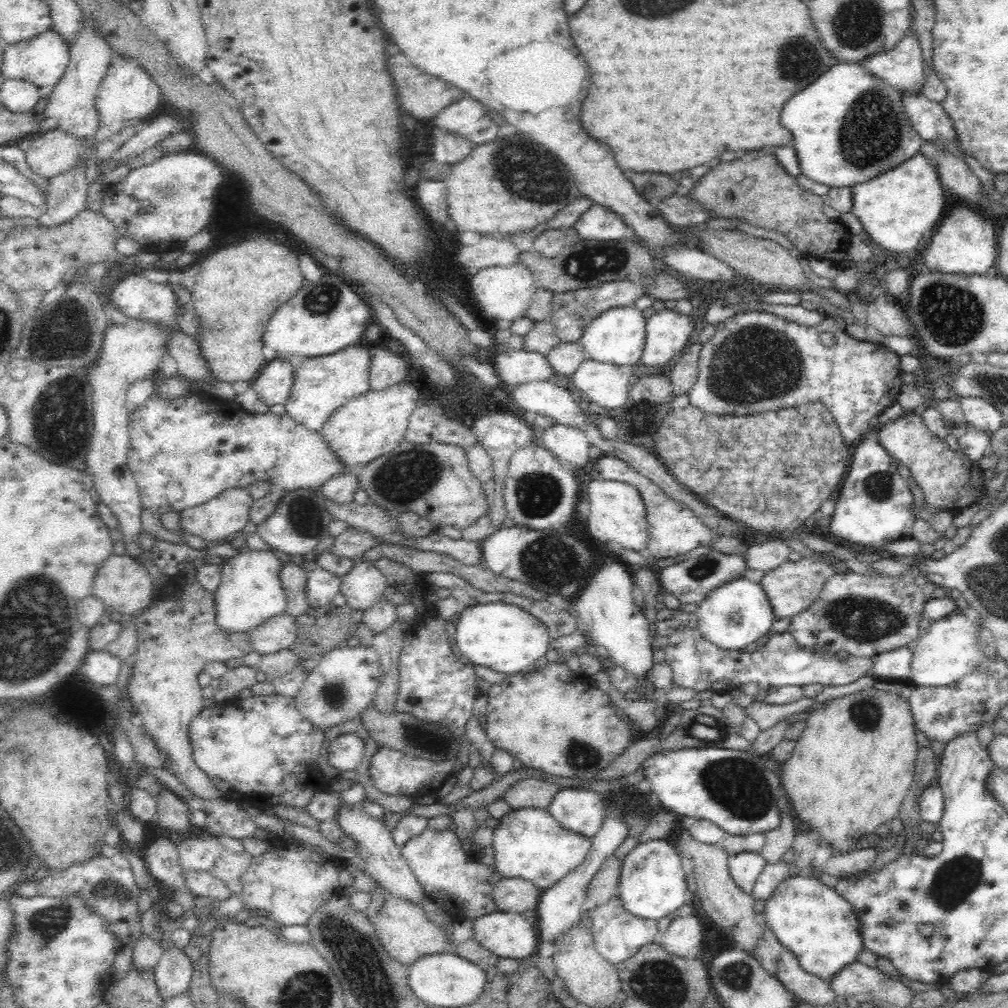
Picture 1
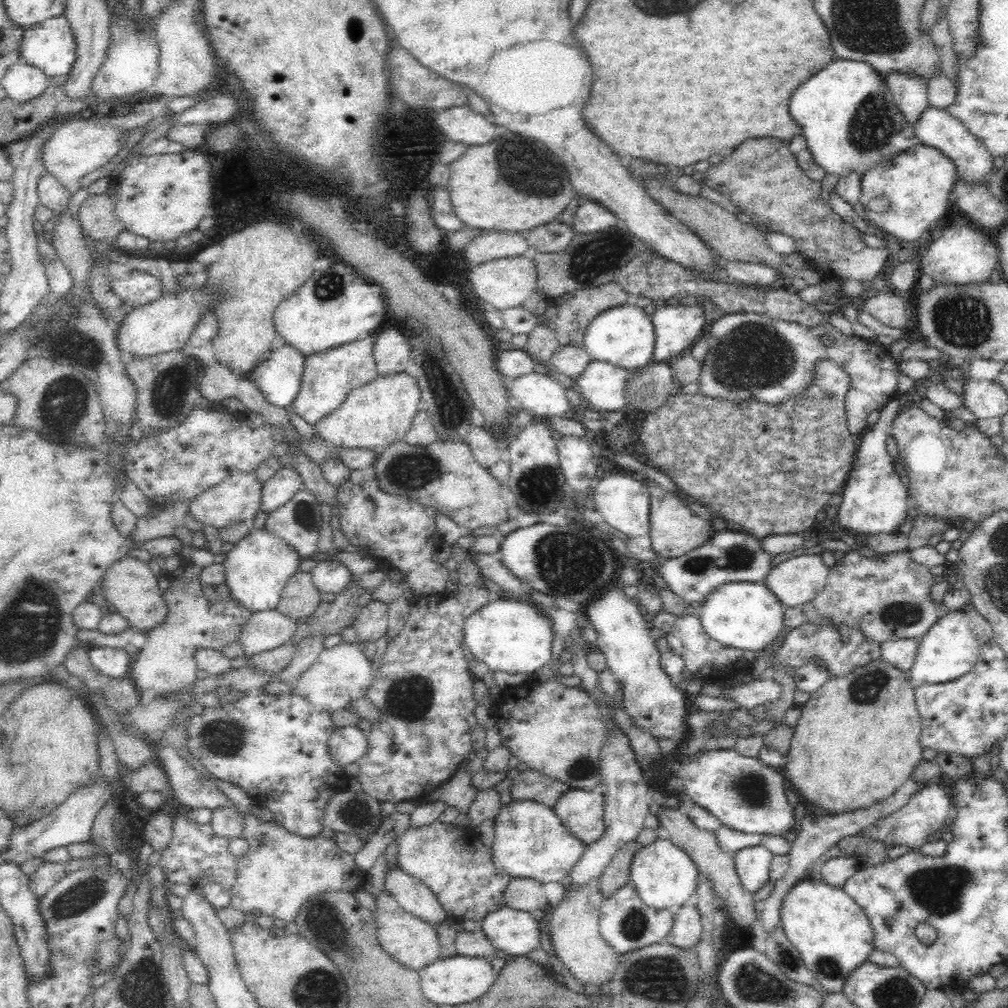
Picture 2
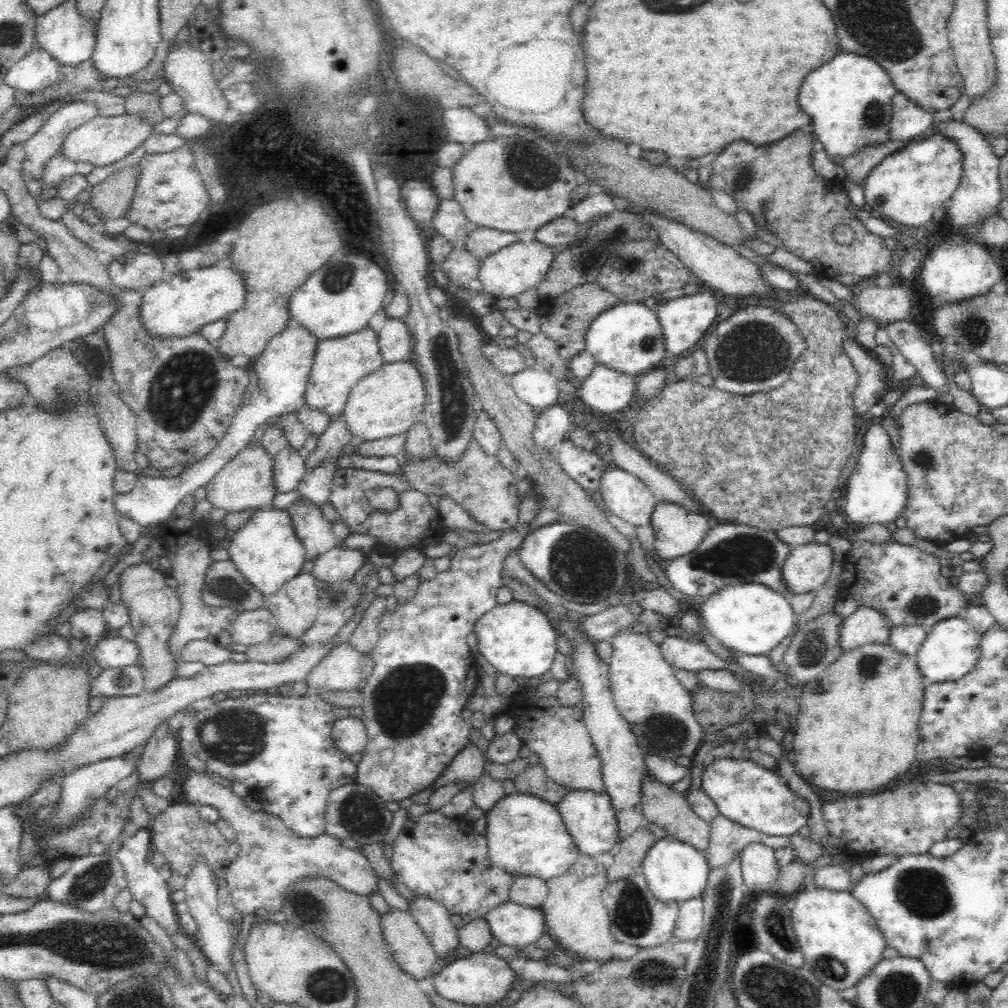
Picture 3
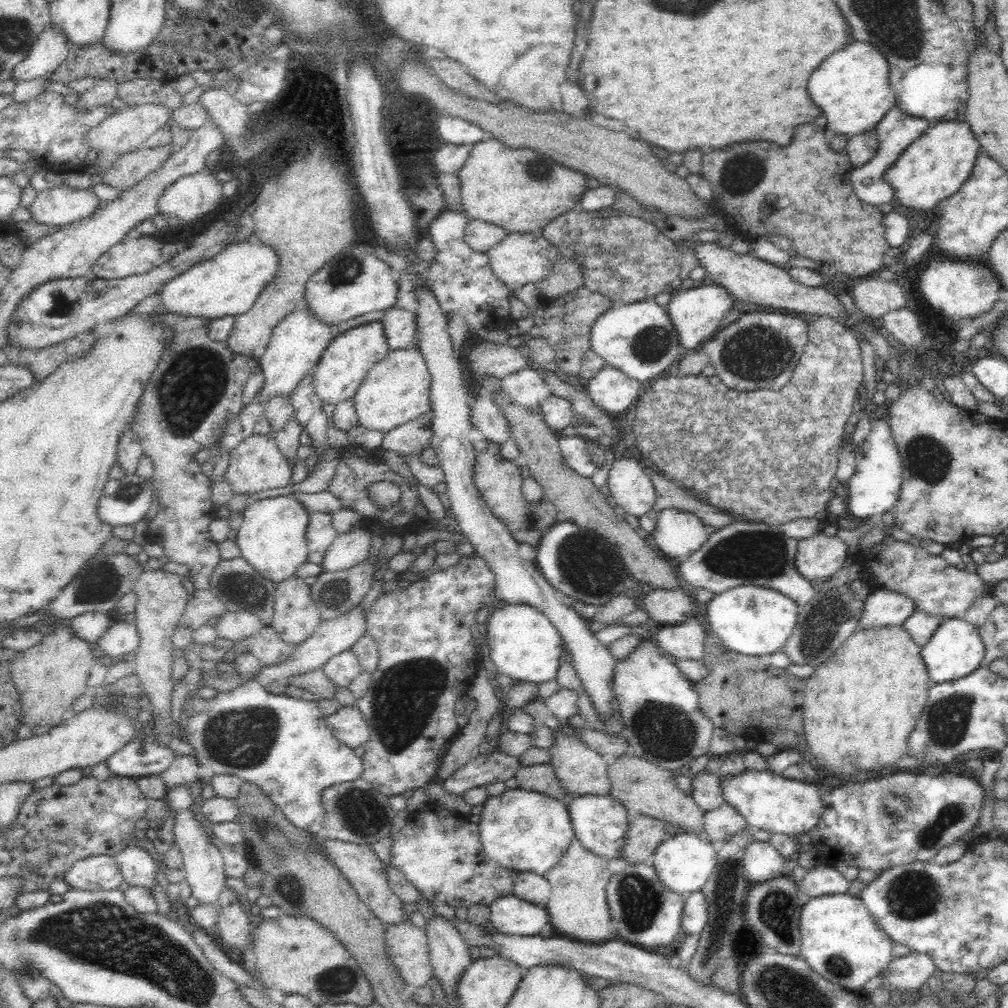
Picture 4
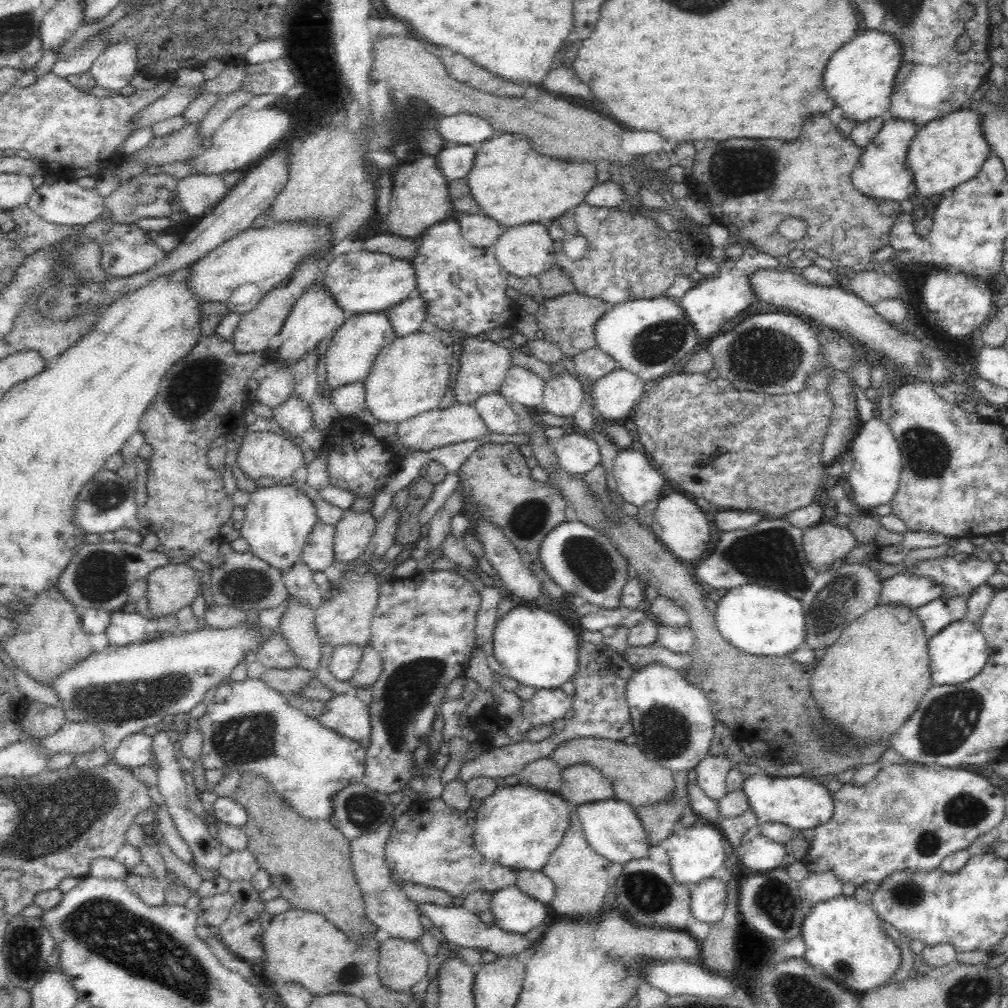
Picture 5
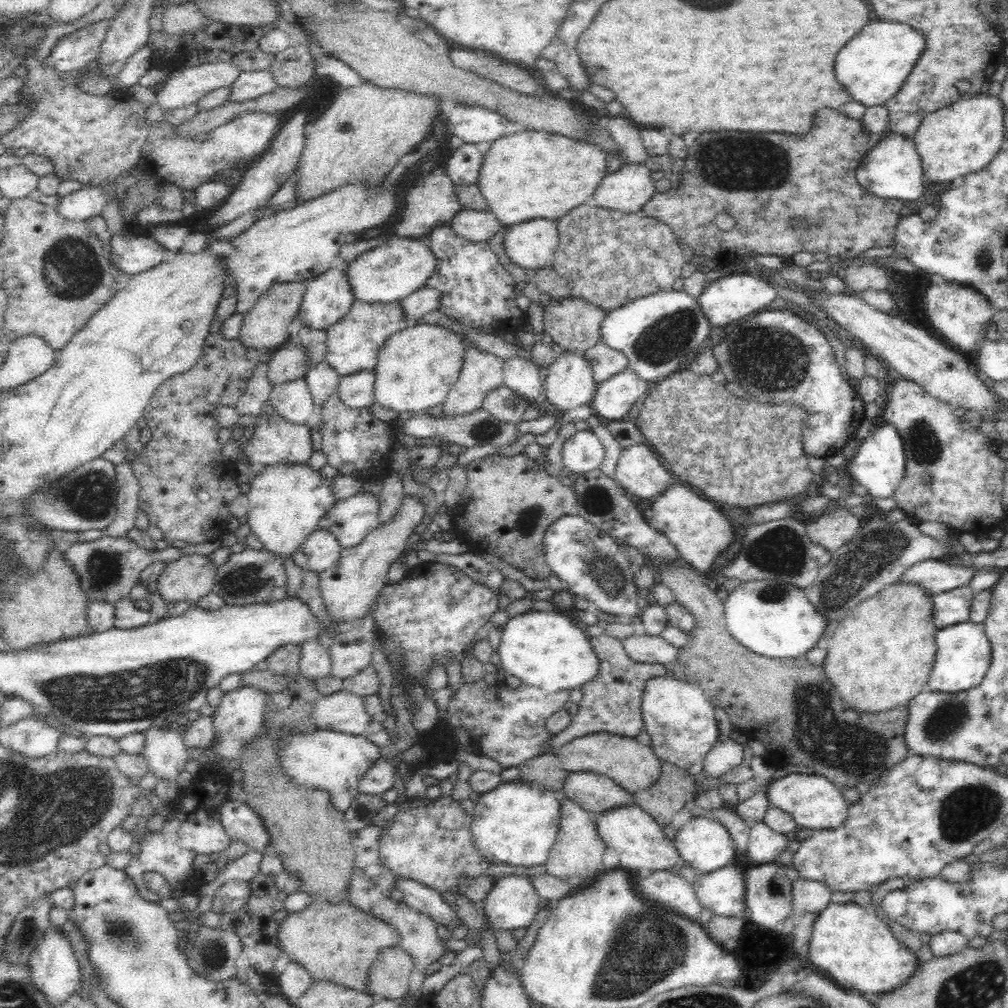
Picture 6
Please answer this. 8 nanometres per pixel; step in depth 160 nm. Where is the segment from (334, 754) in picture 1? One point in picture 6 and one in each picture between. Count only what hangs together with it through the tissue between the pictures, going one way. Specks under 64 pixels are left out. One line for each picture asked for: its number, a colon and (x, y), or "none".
2: (346, 745)
3: (349, 735)
4: (350, 728)
5: (346, 714)
6: (342, 711)

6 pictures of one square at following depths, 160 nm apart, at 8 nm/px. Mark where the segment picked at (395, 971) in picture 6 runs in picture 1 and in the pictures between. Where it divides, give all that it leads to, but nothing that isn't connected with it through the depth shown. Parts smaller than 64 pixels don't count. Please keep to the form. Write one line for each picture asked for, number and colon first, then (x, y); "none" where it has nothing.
1: (403, 928)
2: (409, 940)
3: (411, 948)
4: (407, 946)
5: (402, 963)

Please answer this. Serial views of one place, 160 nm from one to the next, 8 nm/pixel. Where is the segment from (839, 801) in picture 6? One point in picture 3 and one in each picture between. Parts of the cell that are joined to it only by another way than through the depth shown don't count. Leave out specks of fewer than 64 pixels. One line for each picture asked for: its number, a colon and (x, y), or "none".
3: (755, 797)
4: (767, 801)
5: (799, 802)

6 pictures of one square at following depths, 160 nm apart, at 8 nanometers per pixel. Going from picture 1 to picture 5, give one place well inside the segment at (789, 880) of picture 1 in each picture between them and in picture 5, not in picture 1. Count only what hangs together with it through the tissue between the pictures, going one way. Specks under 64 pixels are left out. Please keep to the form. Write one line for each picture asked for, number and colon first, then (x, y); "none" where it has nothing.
2: (832, 933)
3: (840, 941)
4: (840, 940)
5: (844, 938)

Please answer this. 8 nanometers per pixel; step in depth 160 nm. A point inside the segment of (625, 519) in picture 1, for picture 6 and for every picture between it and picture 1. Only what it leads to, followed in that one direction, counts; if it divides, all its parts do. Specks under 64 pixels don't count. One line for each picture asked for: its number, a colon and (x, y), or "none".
2: (622, 500)
3: (625, 495)
4: (631, 490)
5: (637, 481)
6: (639, 469)

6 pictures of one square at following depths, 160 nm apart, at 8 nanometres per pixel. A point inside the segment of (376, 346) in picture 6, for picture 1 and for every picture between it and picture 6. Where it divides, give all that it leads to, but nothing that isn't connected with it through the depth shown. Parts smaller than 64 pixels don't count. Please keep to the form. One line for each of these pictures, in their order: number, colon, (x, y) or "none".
1: (322, 384)
2: (328, 377)
3: (338, 365)
4: (349, 356)
5: (354, 346)

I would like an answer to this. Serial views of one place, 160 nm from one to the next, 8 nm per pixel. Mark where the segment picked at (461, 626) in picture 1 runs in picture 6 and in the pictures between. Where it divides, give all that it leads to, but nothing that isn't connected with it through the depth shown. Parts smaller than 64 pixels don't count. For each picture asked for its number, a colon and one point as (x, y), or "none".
2: (511, 636)
3: (515, 638)
4: (524, 645)
5: (537, 648)
6: (544, 649)

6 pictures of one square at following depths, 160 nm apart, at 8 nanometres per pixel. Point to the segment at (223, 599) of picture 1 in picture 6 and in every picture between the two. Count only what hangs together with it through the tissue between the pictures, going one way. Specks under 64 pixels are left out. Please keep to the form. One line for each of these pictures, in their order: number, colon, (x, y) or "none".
2: (257, 569)
3: (265, 550)
4: (272, 536)
5: (278, 520)
6: (286, 502)

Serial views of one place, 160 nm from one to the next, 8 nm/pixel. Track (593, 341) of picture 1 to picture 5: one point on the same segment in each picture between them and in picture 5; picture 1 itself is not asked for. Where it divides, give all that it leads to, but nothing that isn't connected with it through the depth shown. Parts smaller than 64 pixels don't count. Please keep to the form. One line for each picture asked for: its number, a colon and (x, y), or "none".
2: (623, 336)
3: (627, 337)
4: (638, 339)
5: (647, 337)

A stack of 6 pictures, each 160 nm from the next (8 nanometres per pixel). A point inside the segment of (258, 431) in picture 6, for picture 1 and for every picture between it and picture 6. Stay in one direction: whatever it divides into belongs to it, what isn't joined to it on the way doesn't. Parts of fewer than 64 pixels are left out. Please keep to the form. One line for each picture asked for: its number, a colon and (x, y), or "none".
1: (222, 518)
2: (236, 499)
3: (245, 483)
4: (255, 465)
5: (261, 454)

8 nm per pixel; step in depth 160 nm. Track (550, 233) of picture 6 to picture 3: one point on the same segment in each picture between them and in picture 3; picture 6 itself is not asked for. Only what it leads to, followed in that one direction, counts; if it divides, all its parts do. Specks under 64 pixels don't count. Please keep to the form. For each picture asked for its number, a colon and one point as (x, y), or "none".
3: (505, 274)
4: (521, 258)
5: (525, 251)

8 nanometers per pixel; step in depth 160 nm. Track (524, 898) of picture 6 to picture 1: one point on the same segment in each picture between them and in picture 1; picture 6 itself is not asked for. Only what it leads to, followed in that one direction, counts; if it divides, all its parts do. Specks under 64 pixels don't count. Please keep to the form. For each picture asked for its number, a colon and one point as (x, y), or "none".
1: (506, 934)
2: (515, 932)
3: (511, 924)
4: (510, 915)
5: (513, 910)

